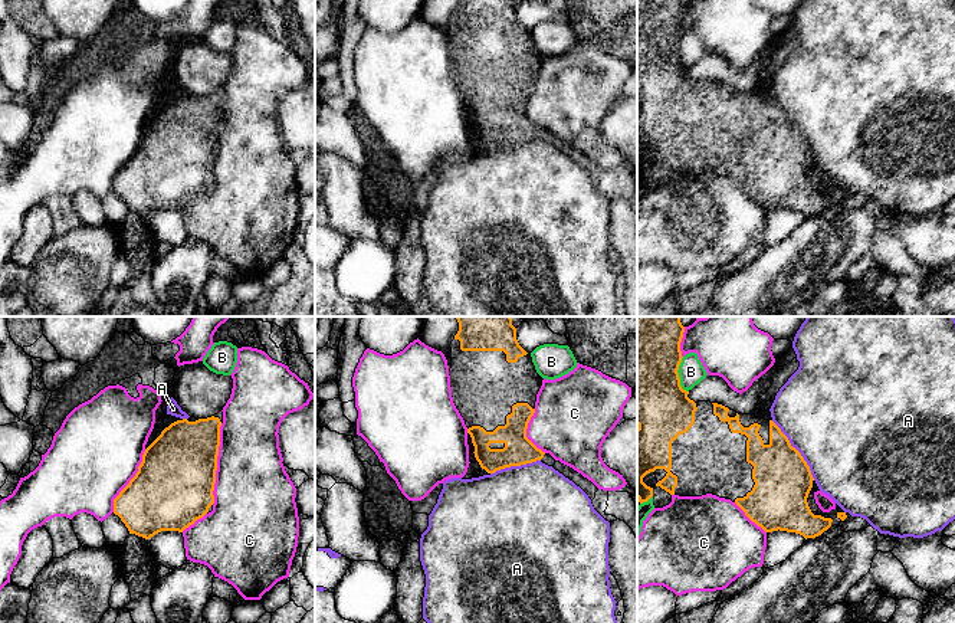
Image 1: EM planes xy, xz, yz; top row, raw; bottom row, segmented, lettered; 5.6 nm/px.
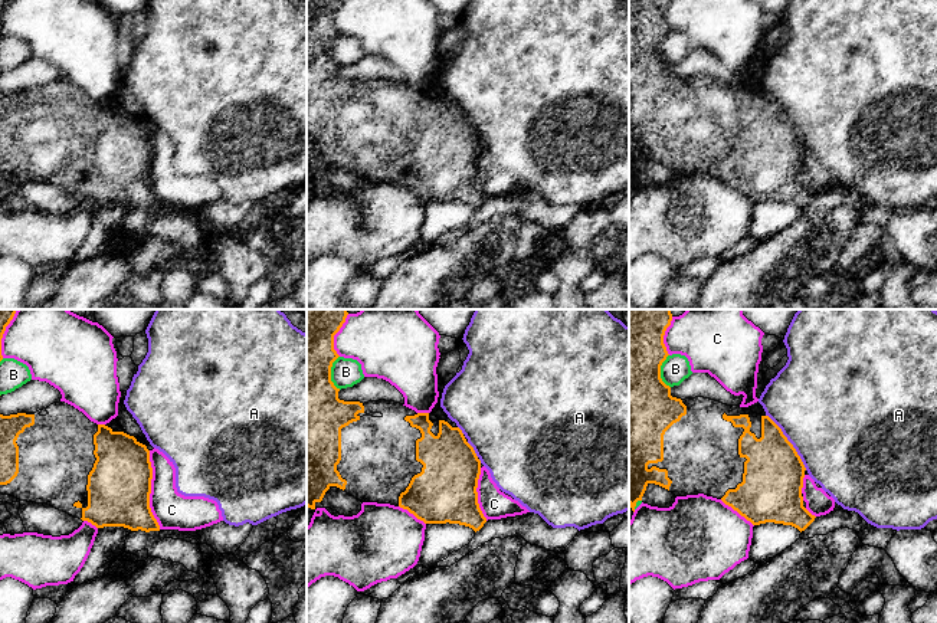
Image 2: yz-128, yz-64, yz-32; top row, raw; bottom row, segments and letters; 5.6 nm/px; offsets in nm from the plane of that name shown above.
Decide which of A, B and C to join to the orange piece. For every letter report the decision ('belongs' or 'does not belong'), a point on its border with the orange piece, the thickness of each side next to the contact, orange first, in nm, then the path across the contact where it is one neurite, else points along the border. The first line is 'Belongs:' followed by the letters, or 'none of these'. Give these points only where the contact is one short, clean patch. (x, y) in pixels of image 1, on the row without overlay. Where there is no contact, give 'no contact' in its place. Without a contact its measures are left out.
Belongs: none of these
A: does not belong; contact yz (797, 128); calibres 320 and 500 nm
B: does not belong; contact yz (678, 53); calibres 460 and 140 nm
C: does not belong; contact xy (216, 141); calibres 440 and 420 nm

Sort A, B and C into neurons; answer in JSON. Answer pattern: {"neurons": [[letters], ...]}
{"neurons": [["A"], ["B"], ["C"]]}

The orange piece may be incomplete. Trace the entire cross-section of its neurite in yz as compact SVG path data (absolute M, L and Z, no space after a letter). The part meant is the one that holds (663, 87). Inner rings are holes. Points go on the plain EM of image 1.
M637 0L637 177L640 181L653 174L653 165L643 155L653 150L657 161L670 173L702 174L706 171L735 180L745 193L765 210L787 209L807 216L815 216L830 204L839 203L851 193L837 181L830 190L823 190L815 181L818 167L810 144L801 131L791 124L788 115L772 99L771 89L738 92L710 79L695 81L687 75L679 56L682 40L680 20L685 4L682 0Z

